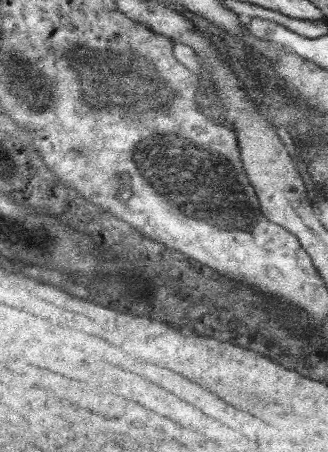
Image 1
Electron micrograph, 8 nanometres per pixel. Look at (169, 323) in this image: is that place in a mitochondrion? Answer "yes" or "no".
no

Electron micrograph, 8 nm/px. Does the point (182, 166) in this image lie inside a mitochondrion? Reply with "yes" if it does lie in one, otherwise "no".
yes

